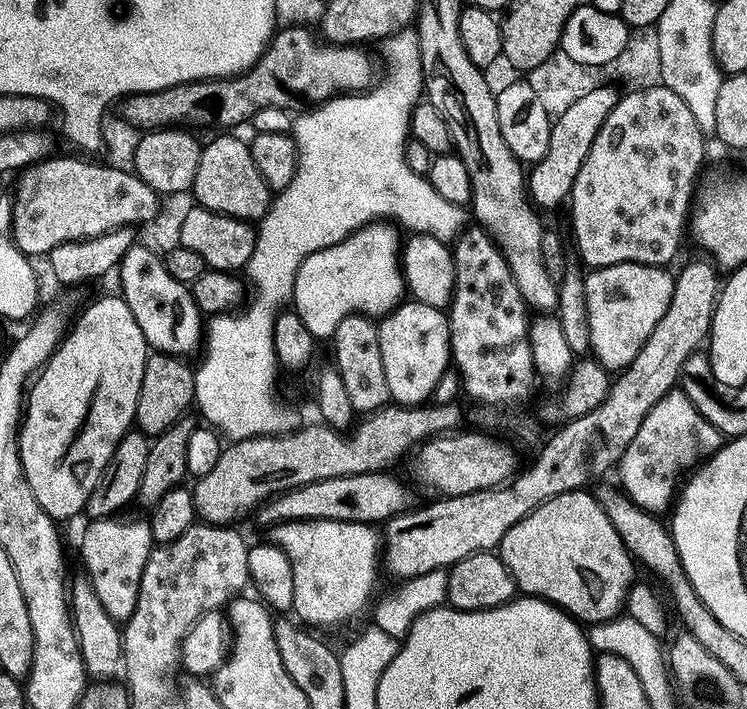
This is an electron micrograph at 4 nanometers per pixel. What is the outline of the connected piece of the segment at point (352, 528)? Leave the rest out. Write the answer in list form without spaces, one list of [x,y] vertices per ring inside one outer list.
[[[303,520],[279,524],[271,529],[271,543],[278,545],[294,566],[294,612],[305,625],[316,628],[336,628],[348,624],[364,612],[372,587],[376,584],[376,567],[382,564],[382,536],[370,524],[347,524],[329,520]]]

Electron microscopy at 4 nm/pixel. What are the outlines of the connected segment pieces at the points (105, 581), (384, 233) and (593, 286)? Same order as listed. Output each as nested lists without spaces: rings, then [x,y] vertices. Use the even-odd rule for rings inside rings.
[[[124,519],[93,520],[80,540],[86,578],[94,586],[94,594],[98,594],[98,602],[106,606],[106,614],[118,622],[127,622],[138,606],[142,576],[154,549],[151,523],[147,519]]]
[[[377,222],[368,224],[365,228],[359,228],[350,239],[343,240],[338,246],[330,246],[326,250],[322,250],[318,254],[310,254],[310,258],[306,258],[306,262],[302,262],[302,266],[296,275],[296,299],[294,301],[294,310],[302,318],[302,322],[306,326],[306,330],[310,330],[310,334],[315,336],[317,341],[331,341],[339,326],[347,316],[361,315],[369,318],[383,318],[395,312],[401,304],[406,300],[406,285],[404,279],[404,269],[401,267],[402,257],[402,235],[401,229],[392,222]]]
[[[623,264],[597,268],[591,273],[592,277],[584,280],[592,335],[591,351],[601,367],[607,368],[609,373],[616,374],[631,368],[650,334],[658,330],[658,322],[666,318],[666,310],[670,310],[676,289],[676,281],[673,273],[670,273],[645,264]]]

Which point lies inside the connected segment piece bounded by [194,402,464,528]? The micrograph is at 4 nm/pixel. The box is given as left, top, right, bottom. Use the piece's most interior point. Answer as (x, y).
(250, 472)

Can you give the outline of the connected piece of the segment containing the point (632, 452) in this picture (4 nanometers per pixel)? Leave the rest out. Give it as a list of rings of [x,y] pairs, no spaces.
[[[670,391],[662,402],[658,402],[658,406],[654,406],[654,410],[650,410],[646,422],[642,422],[642,430],[638,430],[638,438],[630,442],[626,454],[620,459],[619,483],[629,499],[643,512],[667,513],[673,507],[685,477],[711,460],[725,443],[723,433],[695,409],[685,391]]]

